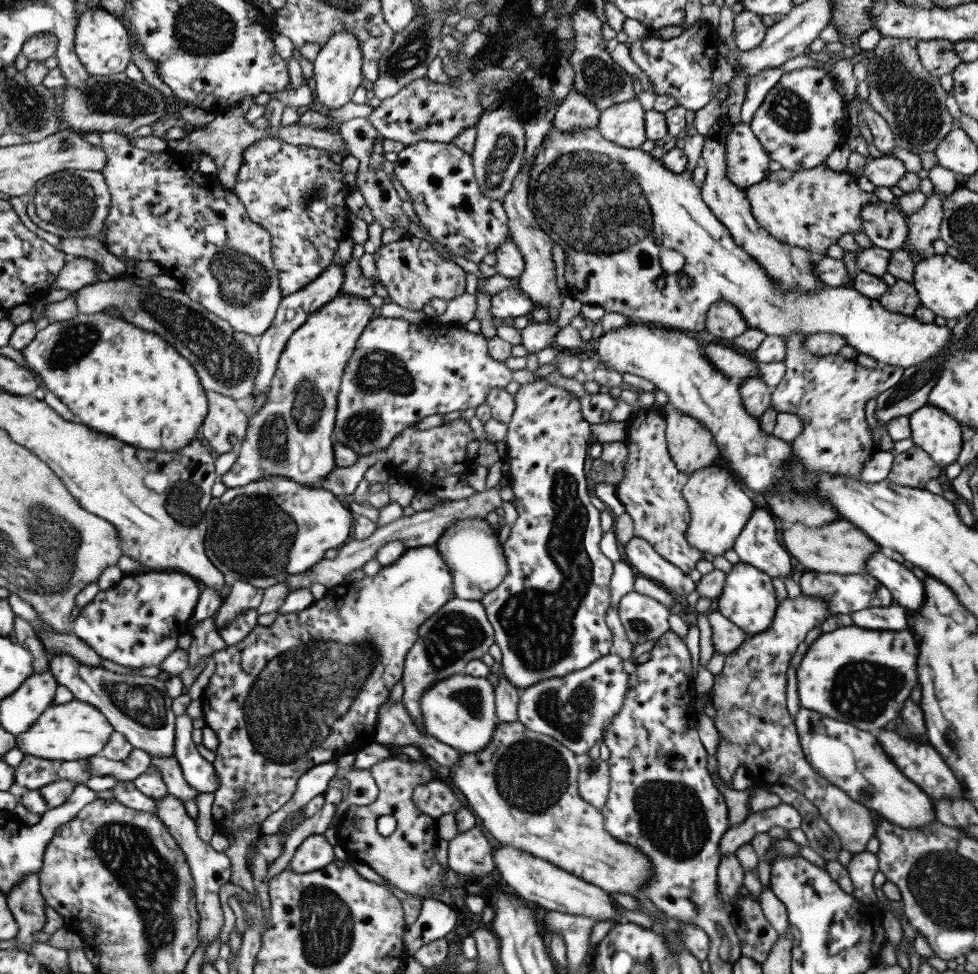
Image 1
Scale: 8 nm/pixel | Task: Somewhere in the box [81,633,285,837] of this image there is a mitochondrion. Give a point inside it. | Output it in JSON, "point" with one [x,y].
{"point":[142,704]}

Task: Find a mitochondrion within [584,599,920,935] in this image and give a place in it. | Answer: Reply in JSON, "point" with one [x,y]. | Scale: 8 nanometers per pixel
{"point":[669,817]}

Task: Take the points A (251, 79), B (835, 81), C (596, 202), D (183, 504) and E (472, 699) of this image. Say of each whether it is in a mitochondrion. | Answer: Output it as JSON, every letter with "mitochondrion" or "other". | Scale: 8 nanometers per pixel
{"A":"other","B":"other","C":"mitochondrion","D":"mitochondrion","E":"mitochondrion"}

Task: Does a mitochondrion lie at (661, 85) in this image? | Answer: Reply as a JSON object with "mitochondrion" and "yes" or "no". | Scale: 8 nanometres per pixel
{"mitochondrion":"no"}

